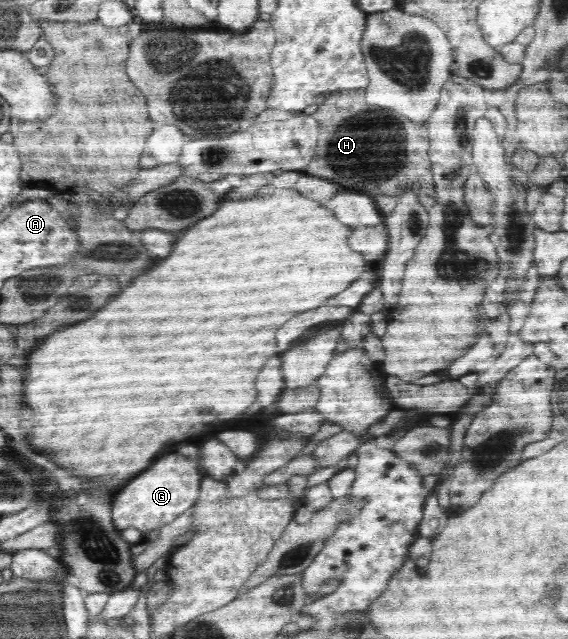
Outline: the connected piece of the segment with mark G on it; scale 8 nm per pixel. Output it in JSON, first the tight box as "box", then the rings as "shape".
{"box":[113,454,201,534],"shape":[[[169,454],[153,462],[153,466],[137,476],[129,486],[125,486],[115,502],[113,502],[113,522],[117,528],[135,528],[143,534],[151,532],[169,524],[175,520],[175,516],[183,514],[187,508],[191,508],[199,496],[199,484],[201,474],[197,472],[195,462],[191,462],[185,456]]]}

